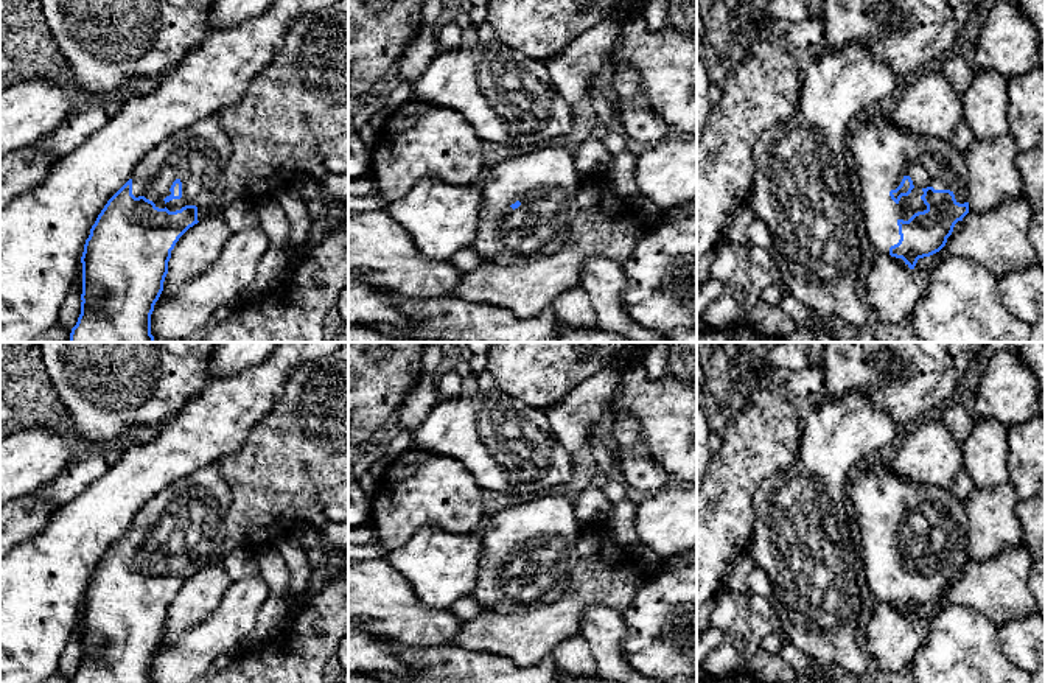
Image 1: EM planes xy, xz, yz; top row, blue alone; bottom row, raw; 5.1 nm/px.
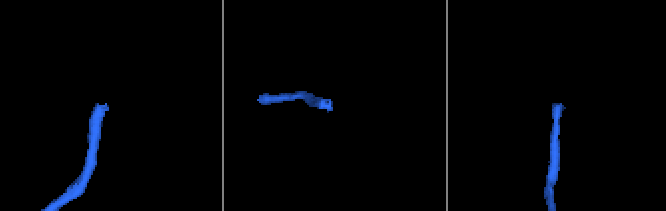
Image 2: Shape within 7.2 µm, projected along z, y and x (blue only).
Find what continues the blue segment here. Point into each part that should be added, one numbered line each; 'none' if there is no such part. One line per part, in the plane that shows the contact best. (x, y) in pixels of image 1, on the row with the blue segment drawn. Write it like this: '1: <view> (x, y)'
1: xy (198, 154)

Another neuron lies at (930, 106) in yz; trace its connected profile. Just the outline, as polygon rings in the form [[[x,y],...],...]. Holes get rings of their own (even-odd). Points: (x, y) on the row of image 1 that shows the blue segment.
[[[927,67],[902,93],[891,118],[903,131],[952,142],[964,120],[963,95],[941,70]]]

